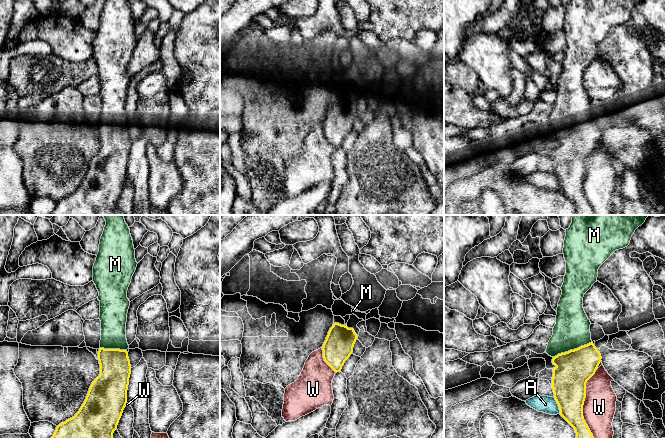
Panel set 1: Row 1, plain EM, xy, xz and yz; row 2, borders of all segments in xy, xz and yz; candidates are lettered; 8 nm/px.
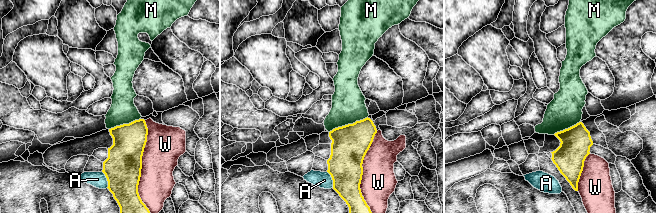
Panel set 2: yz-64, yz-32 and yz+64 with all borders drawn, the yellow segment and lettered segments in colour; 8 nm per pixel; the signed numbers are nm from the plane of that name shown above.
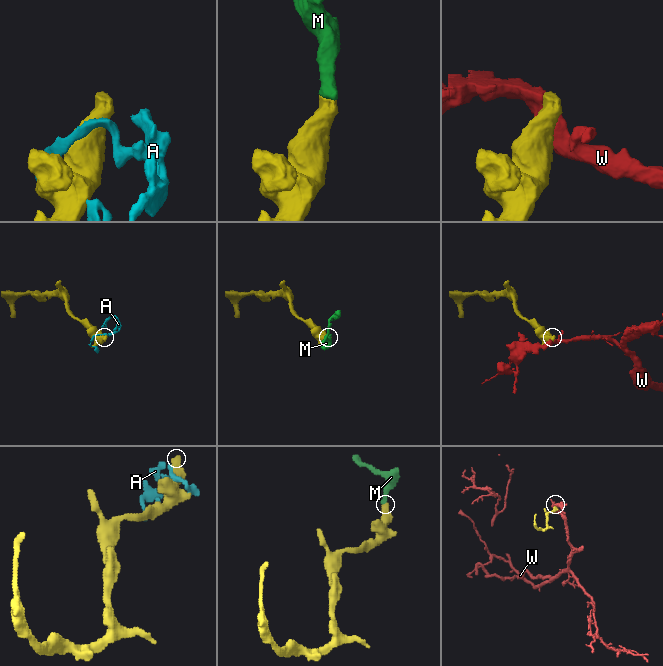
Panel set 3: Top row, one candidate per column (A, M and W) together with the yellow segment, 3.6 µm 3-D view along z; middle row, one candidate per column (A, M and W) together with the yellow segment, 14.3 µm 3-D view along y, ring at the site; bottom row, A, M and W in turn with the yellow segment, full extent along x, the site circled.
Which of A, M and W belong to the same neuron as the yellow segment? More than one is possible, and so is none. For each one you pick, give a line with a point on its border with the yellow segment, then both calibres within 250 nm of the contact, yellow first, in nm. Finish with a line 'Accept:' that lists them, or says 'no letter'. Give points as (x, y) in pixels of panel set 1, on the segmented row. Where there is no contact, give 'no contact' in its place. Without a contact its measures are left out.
M: contact yz (572, 350); calibres 300 and 280 nm
Accept: M

